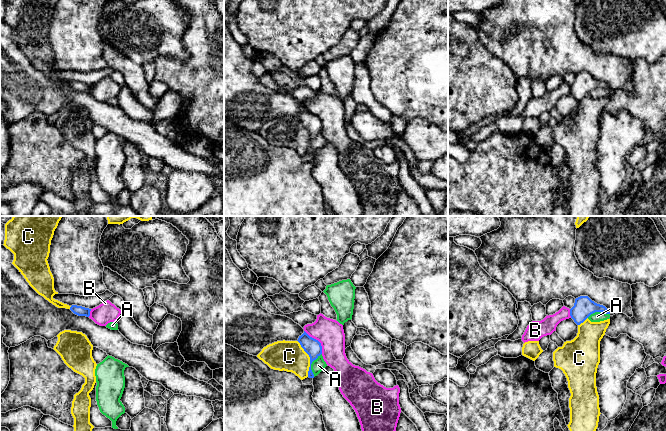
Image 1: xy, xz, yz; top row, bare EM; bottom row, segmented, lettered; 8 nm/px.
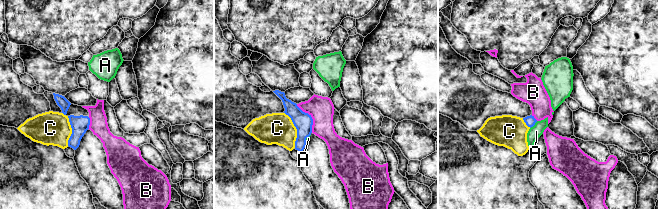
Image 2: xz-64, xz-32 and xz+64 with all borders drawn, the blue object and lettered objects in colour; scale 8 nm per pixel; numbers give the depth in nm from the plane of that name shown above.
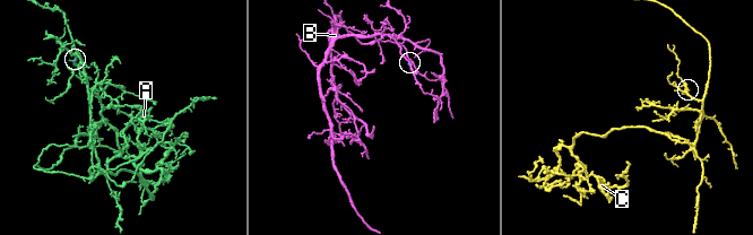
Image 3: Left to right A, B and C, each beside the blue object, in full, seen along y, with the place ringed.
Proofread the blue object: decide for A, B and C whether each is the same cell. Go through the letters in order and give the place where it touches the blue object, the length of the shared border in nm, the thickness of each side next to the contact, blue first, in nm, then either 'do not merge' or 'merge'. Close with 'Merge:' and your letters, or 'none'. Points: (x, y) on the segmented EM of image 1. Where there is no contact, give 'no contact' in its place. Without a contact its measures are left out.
A: contact xz (310, 365); length 200 nm; calibres 140 and 110 nm; do not merge
B: contact xz (317, 340); length 240 nm; calibres 140 and 220 nm; do not merge
C: contact xz (310, 358); length 300 nm; calibres 140 and 240 nm; do not merge
Merge: none

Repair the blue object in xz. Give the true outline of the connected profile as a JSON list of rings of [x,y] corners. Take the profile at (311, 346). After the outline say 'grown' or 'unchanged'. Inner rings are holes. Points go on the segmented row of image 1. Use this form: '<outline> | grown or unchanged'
[[[305,331],[301,336],[299,336],[297,341],[300,343],[301,347],[310,357],[310,367],[308,371],[308,377],[314,378],[314,374],[311,370],[311,364],[322,354],[321,343],[318,340],[310,337]]] | unchanged

